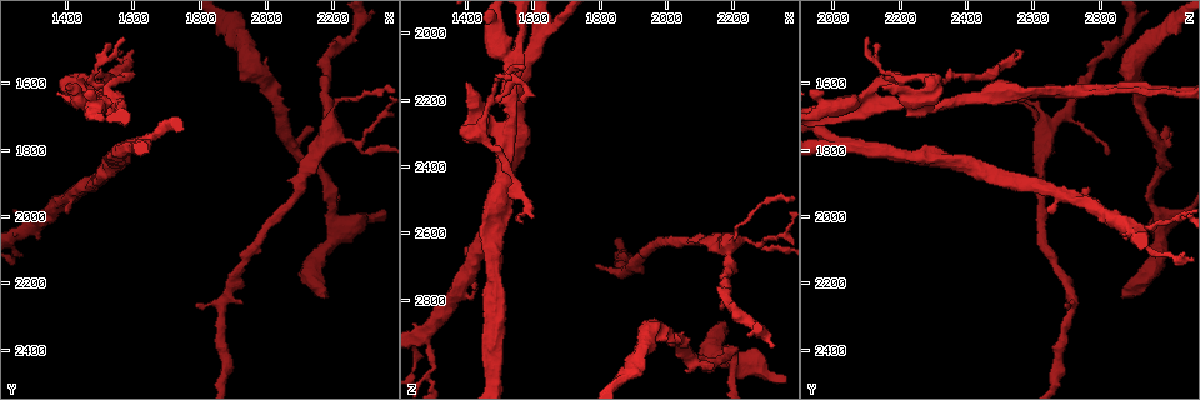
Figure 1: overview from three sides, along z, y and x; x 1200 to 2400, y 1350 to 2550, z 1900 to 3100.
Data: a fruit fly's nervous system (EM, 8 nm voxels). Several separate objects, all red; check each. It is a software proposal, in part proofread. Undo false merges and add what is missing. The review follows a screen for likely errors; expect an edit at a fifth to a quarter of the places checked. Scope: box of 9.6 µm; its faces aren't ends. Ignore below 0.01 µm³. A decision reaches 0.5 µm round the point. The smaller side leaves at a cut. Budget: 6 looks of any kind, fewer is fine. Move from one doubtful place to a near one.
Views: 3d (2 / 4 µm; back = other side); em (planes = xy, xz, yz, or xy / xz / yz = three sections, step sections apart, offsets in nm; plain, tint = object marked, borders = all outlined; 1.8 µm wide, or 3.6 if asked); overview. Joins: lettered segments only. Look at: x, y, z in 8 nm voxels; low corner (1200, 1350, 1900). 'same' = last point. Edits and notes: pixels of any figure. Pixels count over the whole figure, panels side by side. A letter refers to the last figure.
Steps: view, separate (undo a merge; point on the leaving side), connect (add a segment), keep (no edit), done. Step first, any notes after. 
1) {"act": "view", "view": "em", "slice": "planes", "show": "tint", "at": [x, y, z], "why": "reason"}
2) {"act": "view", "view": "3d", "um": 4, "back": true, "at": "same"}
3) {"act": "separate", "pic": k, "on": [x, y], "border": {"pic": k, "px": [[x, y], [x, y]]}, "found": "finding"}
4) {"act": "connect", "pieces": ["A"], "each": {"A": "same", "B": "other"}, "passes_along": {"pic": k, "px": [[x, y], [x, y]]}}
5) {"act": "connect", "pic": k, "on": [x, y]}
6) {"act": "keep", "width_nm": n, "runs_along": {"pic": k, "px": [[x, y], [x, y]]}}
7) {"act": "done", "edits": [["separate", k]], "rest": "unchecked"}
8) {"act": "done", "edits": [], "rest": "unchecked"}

{"act": "view", "view": "em", "slice": "planes", "show": "borders", "at": [2190, 1740, 2630], "why": "thick turns thin"}

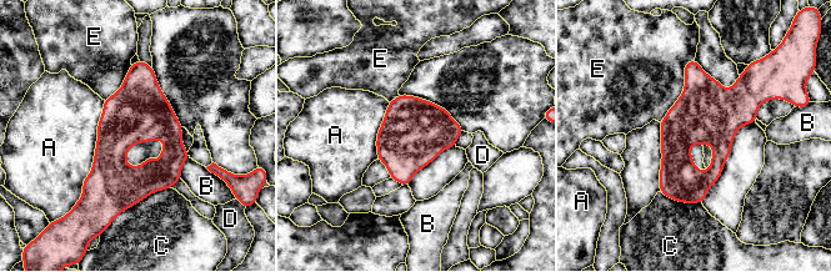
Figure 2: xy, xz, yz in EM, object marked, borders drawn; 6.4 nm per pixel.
{"act": "keep", "each": {"A": "other", "B": "other", "C": "other", "D": "other", "E": "other"}, "border": {"pic": 2, "px": [[694, 59], [659, 121]]}, "found": "all the same cell"}

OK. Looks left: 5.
{"act": "view", "view": "em", "slice": "planes", "show": "borders", "at": [2170, 2240, 2860], "why": "an open end"}

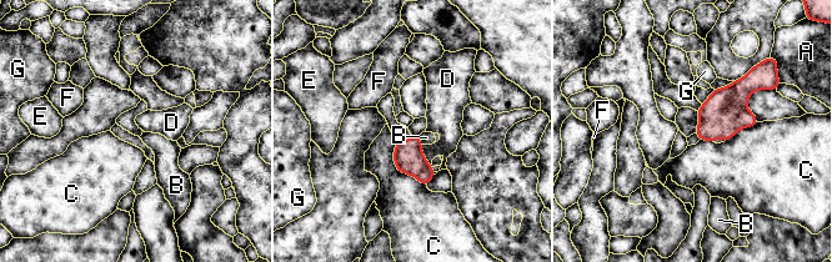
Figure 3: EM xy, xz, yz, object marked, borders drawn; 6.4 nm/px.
{"act": "connect", "pieces": ["B"], "each": {"A": "other", "B": "same", "C": "other", "D": "other", "E": "other", "F": "other", "G": "other"}, "found": "the cell continues"}

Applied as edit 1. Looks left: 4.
{"act": "view", "view": "overview", "why": "see it whole again"}

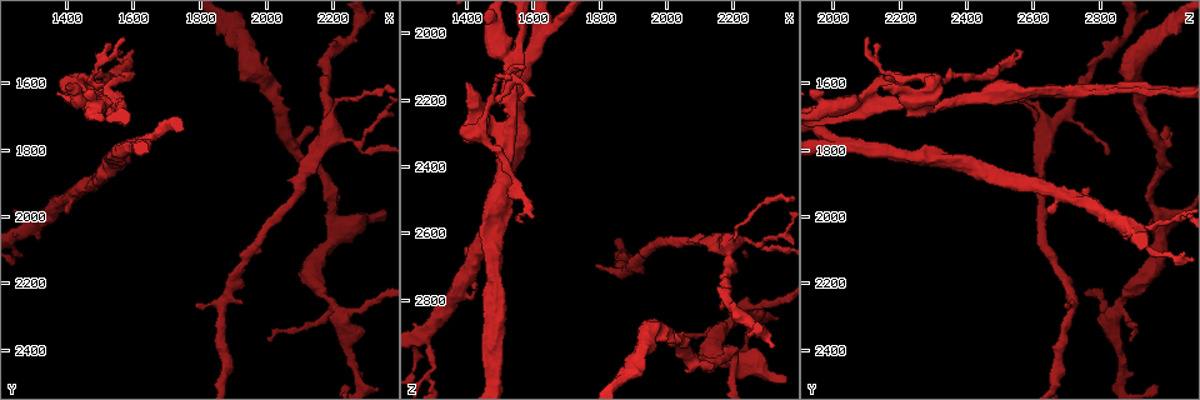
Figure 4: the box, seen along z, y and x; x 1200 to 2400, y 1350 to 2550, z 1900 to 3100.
{"act": "view", "view": "em", "slice": "planes", "show": "borders", "at": [1570, 1510, 2570], "why": "end of a long branch"}

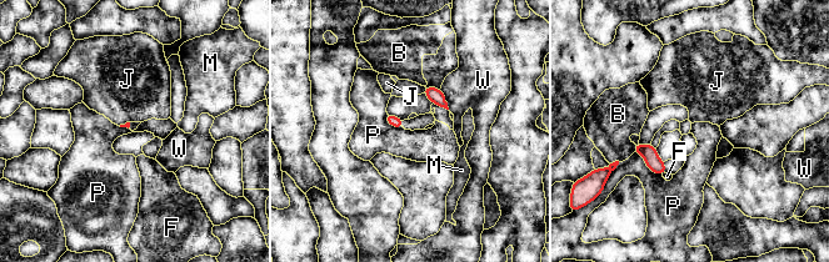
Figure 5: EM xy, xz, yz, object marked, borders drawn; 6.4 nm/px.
{"act": "keep", "each": {"B": "other", "F": "other", "J": "other", "M": "other", "P": "other", "W": "other"}, "border": {"pic": 5, "px": [[633, 152], [662, 175]]}, "found": "no lettered segment goes on from it"}

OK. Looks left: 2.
{"act": "done", "edits": [["connect", 3]], "rest": "unchecked"}

